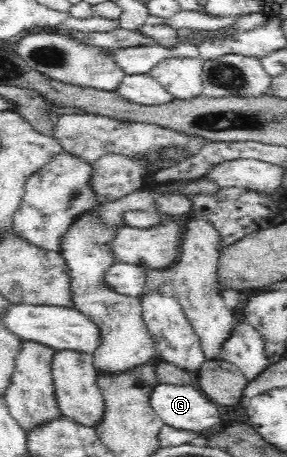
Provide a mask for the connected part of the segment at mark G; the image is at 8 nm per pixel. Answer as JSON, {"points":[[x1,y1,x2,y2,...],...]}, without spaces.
{"points":[[157,383,155,389,151,391,149,399,151,407,160,419,175,429,207,435,219,431,222,427,223,419,221,419,217,404,212,402,200,389,194,388,193,385]]}

